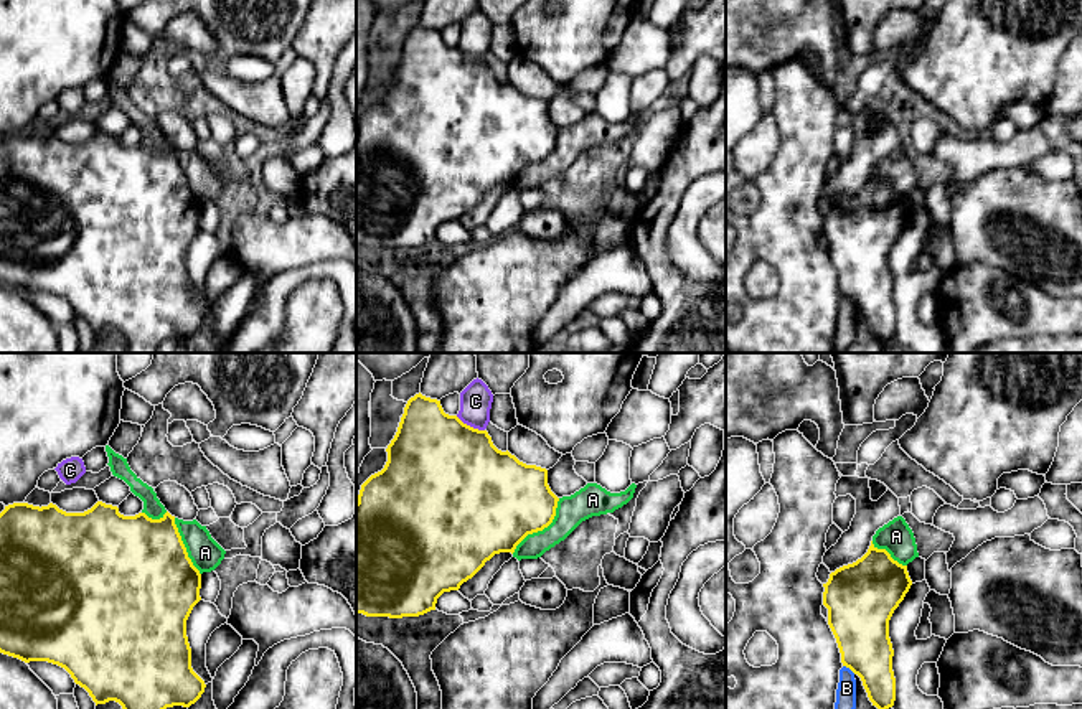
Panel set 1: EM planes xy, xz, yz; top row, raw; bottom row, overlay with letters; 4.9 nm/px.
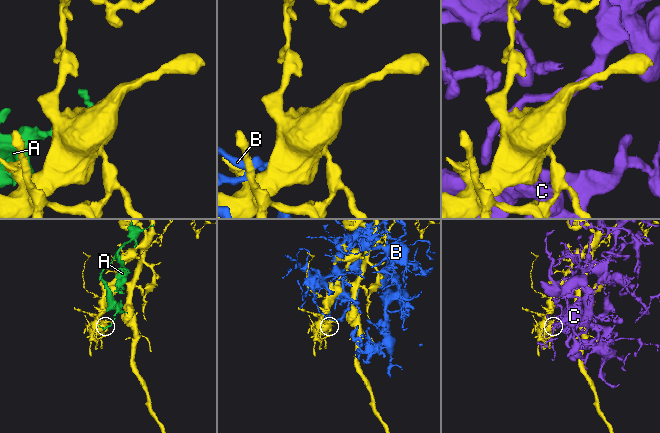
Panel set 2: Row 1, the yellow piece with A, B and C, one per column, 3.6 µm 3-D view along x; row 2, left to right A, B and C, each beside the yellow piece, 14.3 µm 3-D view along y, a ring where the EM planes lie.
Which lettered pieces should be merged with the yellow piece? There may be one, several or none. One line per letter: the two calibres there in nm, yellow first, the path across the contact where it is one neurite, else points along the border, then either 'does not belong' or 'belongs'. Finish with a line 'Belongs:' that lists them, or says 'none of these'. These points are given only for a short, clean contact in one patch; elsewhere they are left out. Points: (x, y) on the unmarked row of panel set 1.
A: 440/150 nm | does not belong
B: 280/100 nm | does not belong
C: 500/160 nm | does not belong
Belongs: none of these

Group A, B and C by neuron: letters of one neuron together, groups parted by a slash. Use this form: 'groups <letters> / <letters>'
groups A / B / C

